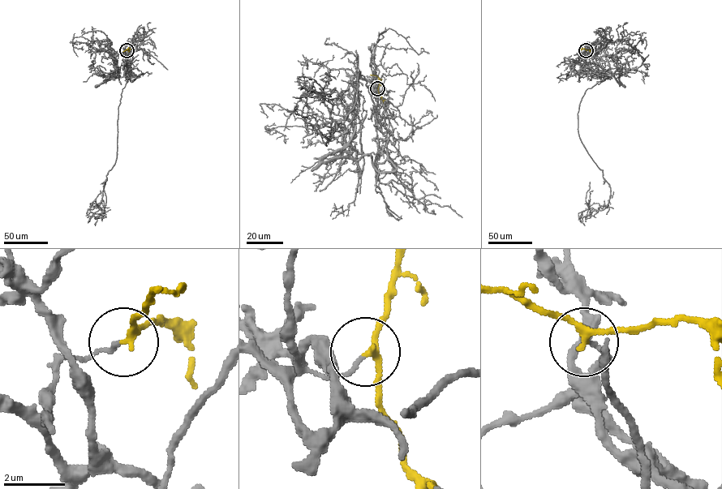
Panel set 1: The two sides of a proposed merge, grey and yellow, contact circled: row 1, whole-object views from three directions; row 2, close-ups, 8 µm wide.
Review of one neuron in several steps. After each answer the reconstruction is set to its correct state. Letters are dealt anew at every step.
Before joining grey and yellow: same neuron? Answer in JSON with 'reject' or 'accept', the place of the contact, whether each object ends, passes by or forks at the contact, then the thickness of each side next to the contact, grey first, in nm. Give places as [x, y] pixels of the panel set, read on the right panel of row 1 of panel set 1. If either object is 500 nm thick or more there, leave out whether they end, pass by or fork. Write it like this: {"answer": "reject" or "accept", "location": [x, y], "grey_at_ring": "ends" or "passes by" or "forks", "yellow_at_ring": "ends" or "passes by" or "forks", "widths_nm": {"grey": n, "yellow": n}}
{"answer": "reject", "location": [586, 50], "grey_at_ring": "ends", "yellow_at_ring": "passes by", "widths_nm": {"grey": 120, "yellow": 180}}

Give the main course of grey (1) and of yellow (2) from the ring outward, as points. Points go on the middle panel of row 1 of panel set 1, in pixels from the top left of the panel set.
1: (377, 89), (372, 82), (379, 130), (360, 72), (357, 100), (329, 139), (332, 105), (301, 97), (322, 103)
2: (377, 88), (380, 79), (370, 75)

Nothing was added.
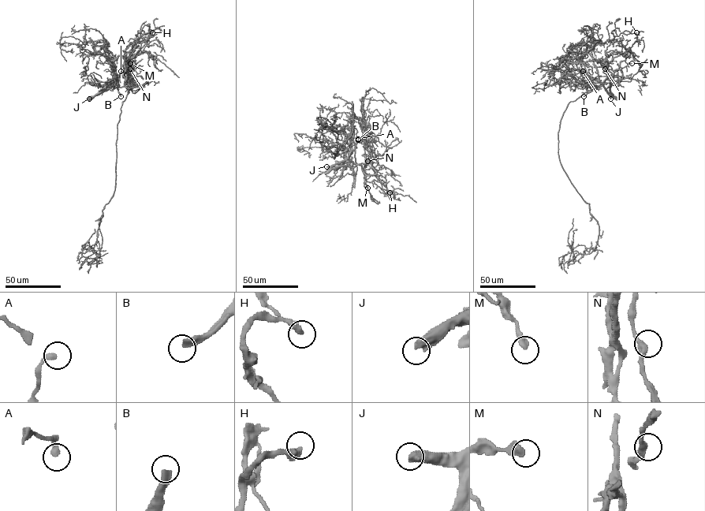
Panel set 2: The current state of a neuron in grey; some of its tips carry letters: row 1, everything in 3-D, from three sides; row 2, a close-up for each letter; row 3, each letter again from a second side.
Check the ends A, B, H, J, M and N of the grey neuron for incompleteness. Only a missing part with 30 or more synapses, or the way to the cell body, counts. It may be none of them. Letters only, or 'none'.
B, H, J

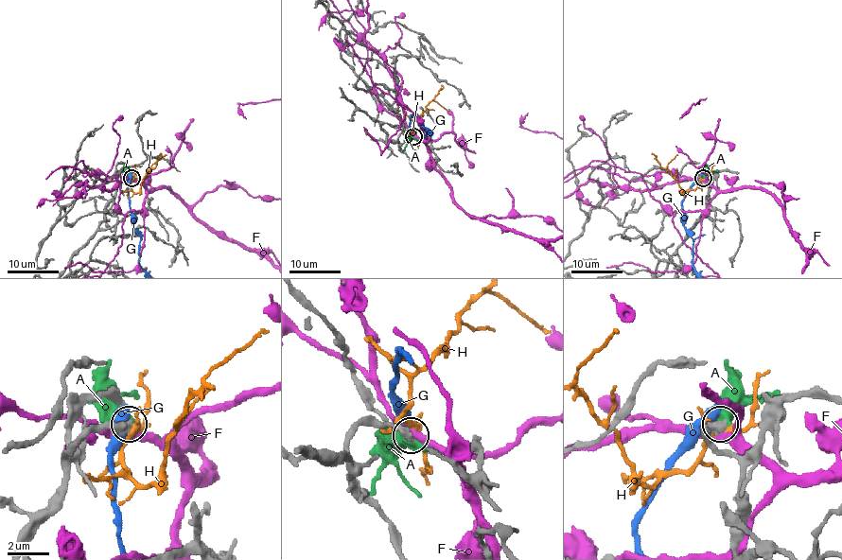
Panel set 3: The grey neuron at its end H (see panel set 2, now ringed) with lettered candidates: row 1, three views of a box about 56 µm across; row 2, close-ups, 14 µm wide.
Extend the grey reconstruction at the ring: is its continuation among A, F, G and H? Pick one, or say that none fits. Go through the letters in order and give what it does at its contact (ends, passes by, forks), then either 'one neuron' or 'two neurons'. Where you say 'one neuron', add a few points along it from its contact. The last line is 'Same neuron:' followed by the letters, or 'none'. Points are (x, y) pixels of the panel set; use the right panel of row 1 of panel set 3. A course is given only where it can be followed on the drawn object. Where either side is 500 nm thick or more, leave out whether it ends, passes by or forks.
A: two neurons
F: it passes by | two neurons
G: two neurons
H: it forks | two neurons
Same neuron: none

